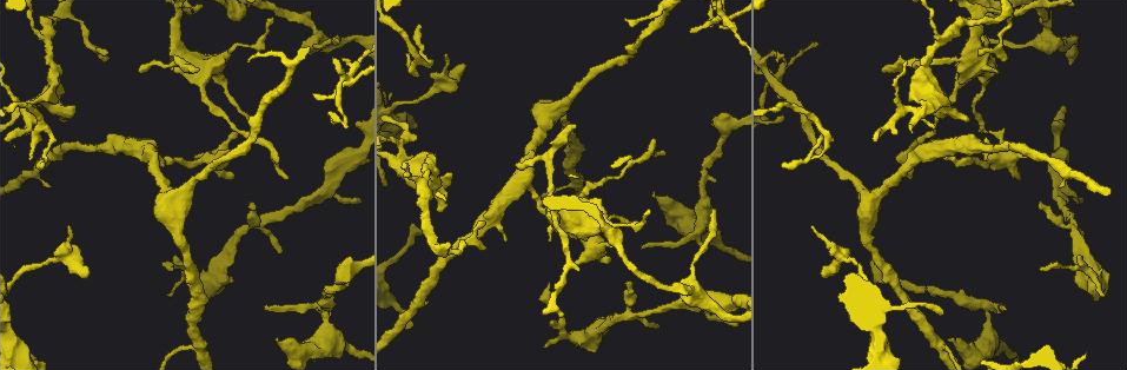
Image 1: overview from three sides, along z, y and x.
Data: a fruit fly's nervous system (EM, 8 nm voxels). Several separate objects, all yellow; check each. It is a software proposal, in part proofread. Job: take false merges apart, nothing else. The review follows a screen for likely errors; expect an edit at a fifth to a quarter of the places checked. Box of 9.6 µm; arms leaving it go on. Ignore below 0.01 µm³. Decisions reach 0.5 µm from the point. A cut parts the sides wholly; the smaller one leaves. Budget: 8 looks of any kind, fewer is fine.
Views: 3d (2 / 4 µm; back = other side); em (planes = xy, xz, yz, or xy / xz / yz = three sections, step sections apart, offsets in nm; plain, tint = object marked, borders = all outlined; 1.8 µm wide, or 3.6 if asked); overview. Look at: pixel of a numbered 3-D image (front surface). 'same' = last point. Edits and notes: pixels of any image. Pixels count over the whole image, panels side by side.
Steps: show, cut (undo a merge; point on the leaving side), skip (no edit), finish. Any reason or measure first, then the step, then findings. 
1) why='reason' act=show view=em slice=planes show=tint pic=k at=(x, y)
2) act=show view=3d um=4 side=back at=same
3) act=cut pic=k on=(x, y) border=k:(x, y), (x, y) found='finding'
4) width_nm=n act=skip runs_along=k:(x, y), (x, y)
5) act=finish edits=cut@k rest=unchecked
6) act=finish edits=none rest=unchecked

why='four or more arms meet' act=show view=em slice=xz step=4 show=tint pic=1 at=(346, 78)

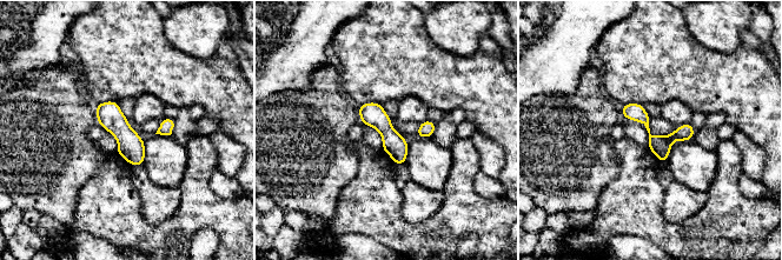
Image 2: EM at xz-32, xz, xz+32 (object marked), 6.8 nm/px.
act=cut pic=2 on=(657, 145) part_leaving=2:(98, 107), (125, 134), (140, 161) found='two neurons meet here'

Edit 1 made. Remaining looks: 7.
why='a fork' act=show view=3d um=4 side=back pic=1 at=(976, 13)

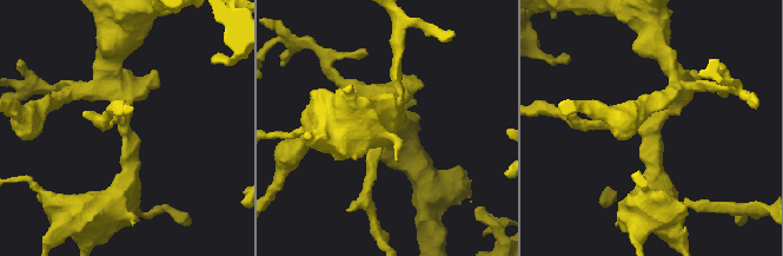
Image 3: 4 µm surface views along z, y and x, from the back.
arms=3 why='need the tissue' act=show view=em slice=xz step=8 show=tint pic=3 at=(122, 124)

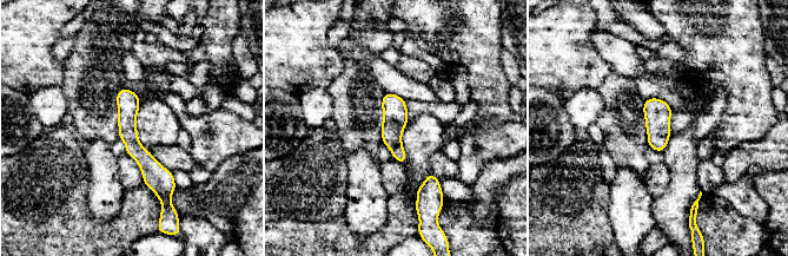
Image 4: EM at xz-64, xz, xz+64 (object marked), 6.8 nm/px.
why='cut it another way' act=show view=em slice=planes show=borders at=same

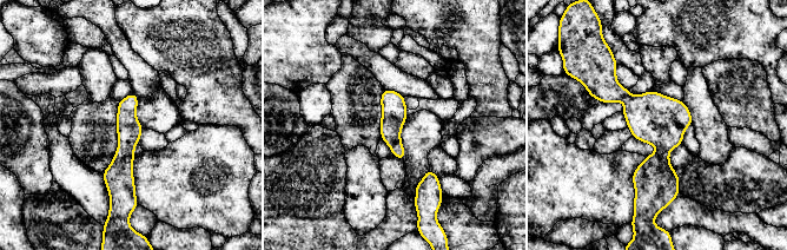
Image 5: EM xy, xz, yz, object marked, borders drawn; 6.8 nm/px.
act=skip runs_along=5:(613, 70), (612, 84), (660, 132), (653, 193) found='continuous, no second neuron'

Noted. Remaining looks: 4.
act=finish edits=cut@2 rest=unchecked

